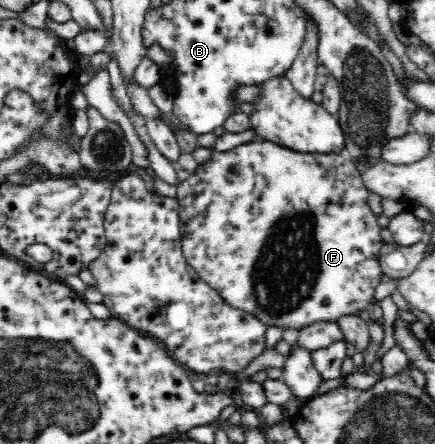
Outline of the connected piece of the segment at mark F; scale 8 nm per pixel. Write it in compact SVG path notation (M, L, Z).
M256 140L241 144L228 151L213 150L210 159L199 165L188 180L176 185L179 226L181 231L181 249L186 262L195 270L198 277L213 288L214 291L233 308L243 310L251 317L264 323L267 327L278 326L282 330L296 328L302 330L315 322L337 322L340 317L358 315L371 303L378 286L384 280L379 258L383 245L377 224L377 217L370 209L368 196L361 172L355 162L340 153L304 153L288 150L273 142Z

